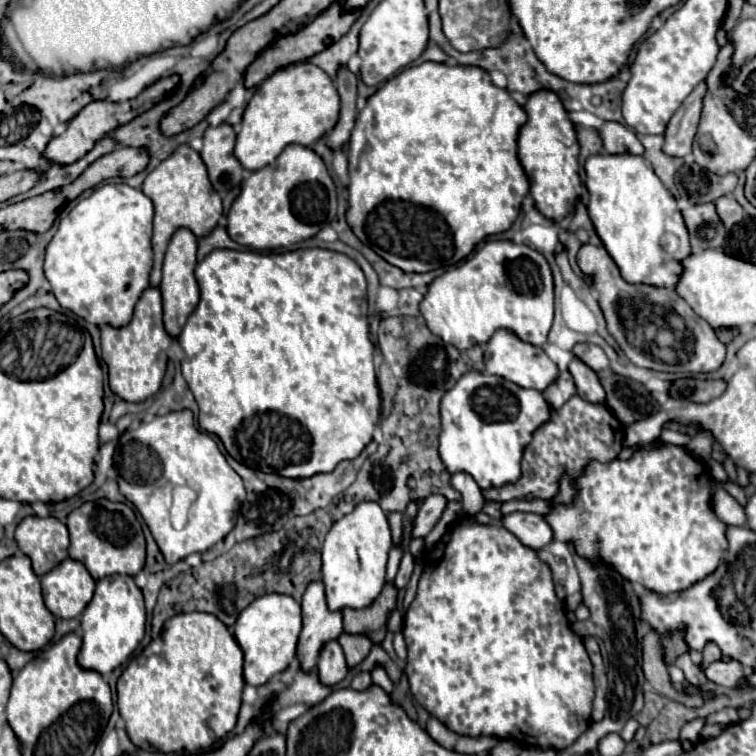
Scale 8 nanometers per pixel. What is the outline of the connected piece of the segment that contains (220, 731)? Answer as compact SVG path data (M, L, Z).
M181 613L181 615L175 615L175 617L171 617L169 621L164 623L161 635L152 640L147 646L147 649L141 651L141 655L131 659L131 663L125 667L125 671L117 679L117 707L119 707L121 719L125 721L127 735L129 735L129 739L135 746L147 751L149 749L150 751L163 751L163 753L183 751L183 753L193 755L197 751L209 749L217 739L221 739L229 731L233 731L242 704L243 685L245 685L245 681L243 681L243 651L237 645L237 641L233 639L233 635L227 631L227 627L215 615L209 615L209 613Z

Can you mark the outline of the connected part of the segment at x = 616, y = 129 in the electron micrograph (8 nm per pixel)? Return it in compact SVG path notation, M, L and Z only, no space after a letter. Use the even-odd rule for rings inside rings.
M607 121L601 129L601 139L605 153L609 155L619 155L619 153L631 153L631 155L643 155L645 147L637 139L633 131L623 127L621 123L611 123Z

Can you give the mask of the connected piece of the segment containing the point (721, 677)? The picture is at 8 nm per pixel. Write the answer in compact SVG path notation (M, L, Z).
M721 659L721 661L713 661L711 665L707 665L703 669L705 677L717 685L725 685L725 687L737 687L743 679L743 667L739 661L733 659Z

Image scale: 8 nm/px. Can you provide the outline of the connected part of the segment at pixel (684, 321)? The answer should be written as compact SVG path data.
M591 243L583 245L577 255L577 263L585 275L591 275L595 281L595 289L599 291L599 305L607 319L607 329L629 357L631 363L637 367L647 367L655 371L669 371L669 373L713 373L725 361L725 345L717 339L715 331L707 321L703 321L695 311L675 293L675 289L657 289L649 285L631 285L627 283L603 247L595 247Z

